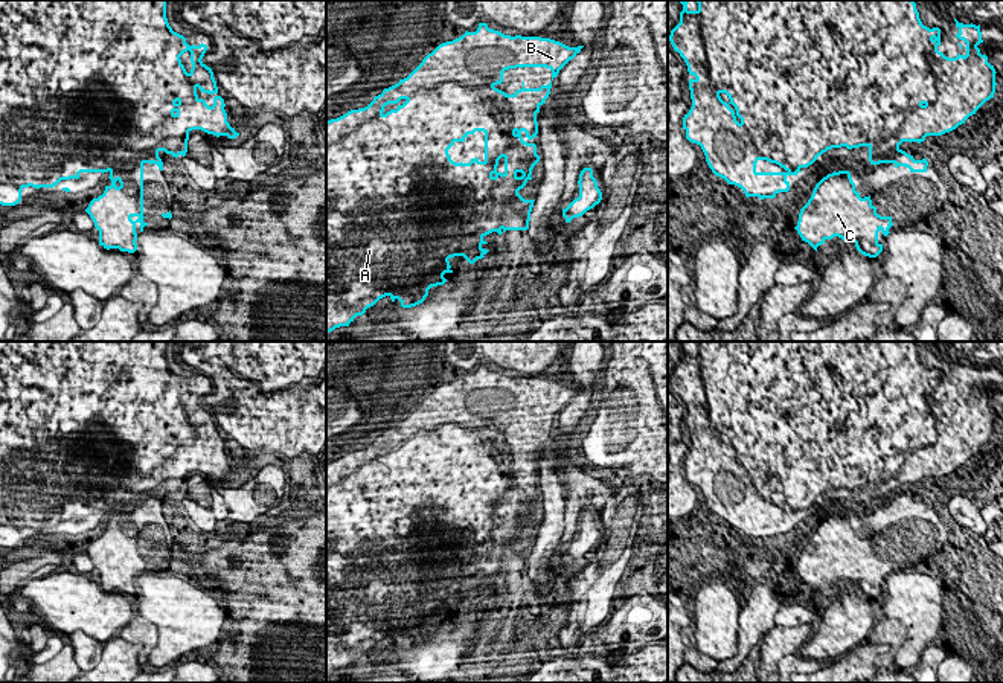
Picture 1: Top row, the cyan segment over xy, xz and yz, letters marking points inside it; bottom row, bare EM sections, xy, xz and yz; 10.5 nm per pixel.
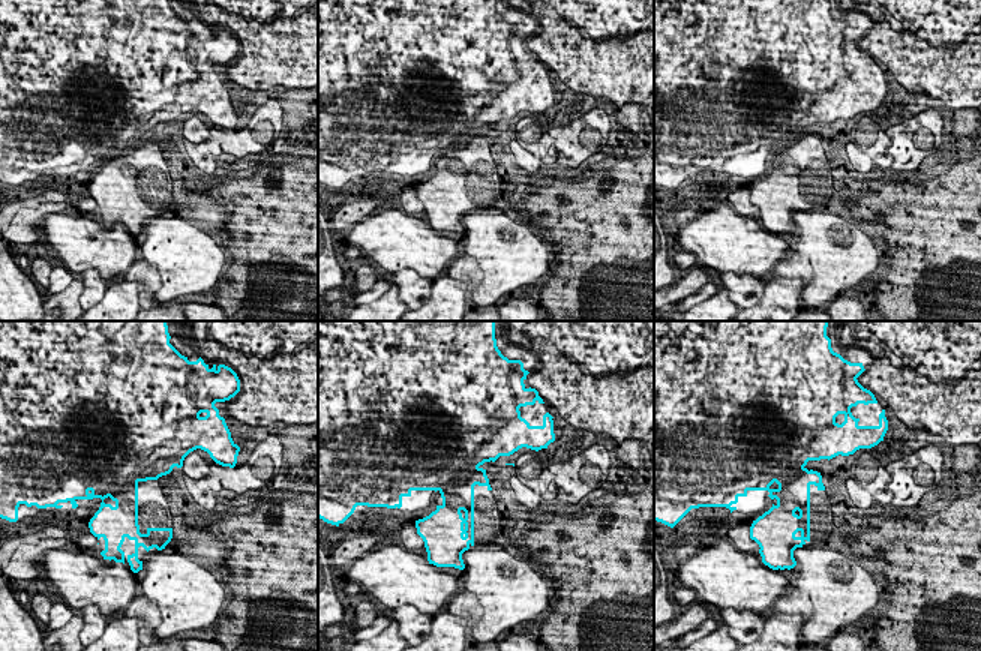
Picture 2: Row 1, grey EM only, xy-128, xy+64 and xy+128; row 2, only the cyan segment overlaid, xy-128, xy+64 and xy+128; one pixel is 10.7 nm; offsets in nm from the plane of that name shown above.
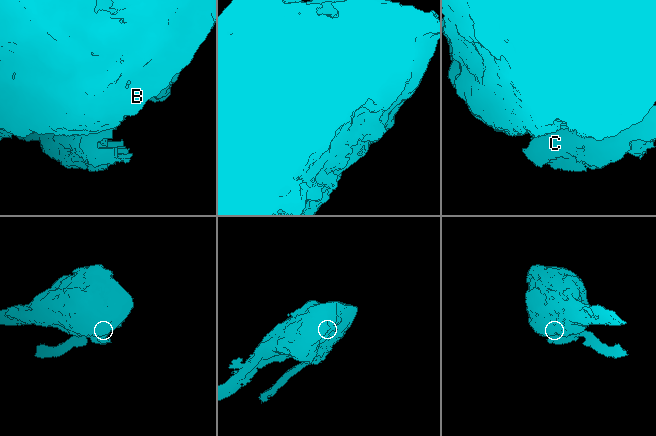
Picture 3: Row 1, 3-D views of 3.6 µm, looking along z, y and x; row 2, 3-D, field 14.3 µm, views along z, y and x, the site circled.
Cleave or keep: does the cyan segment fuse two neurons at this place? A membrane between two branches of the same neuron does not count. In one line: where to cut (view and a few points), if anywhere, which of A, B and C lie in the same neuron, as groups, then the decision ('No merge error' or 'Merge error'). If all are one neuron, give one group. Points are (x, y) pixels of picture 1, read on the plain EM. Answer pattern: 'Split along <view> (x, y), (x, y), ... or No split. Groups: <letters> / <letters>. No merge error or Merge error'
Split along xy (156, 491), (145, 490), (144, 502), (133, 511), (110, 514). Groups: A B / C. Merge error

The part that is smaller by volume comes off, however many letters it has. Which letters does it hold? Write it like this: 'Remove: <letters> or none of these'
Remove: C

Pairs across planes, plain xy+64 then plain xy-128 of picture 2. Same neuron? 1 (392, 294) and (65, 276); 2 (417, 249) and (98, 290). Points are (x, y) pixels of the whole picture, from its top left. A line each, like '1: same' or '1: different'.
1: different
2: different

